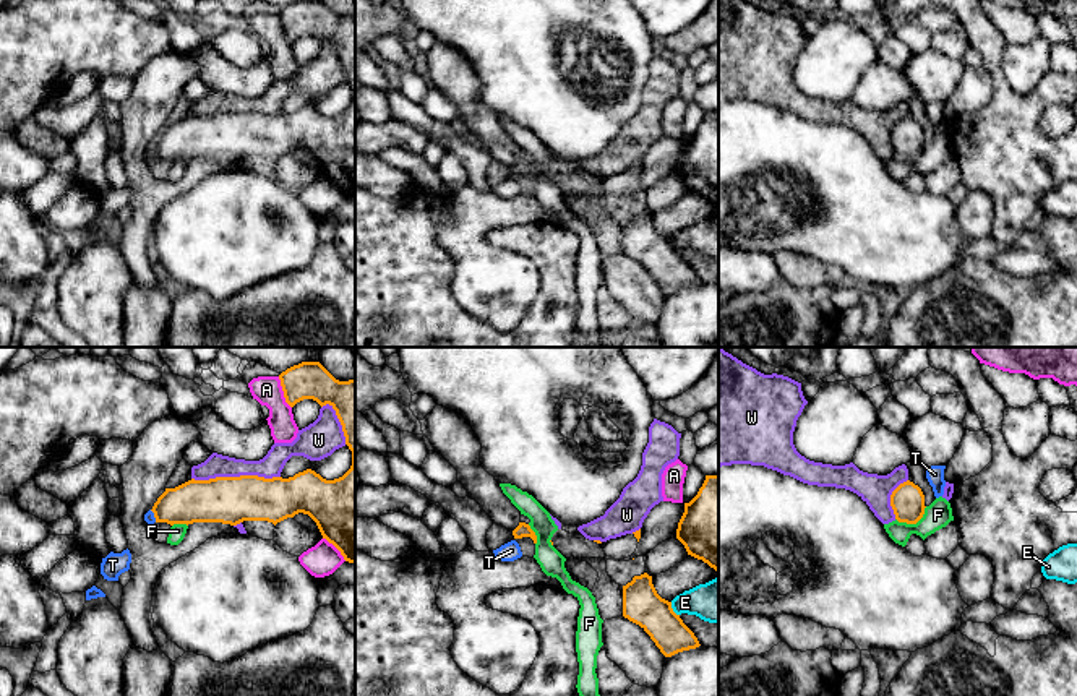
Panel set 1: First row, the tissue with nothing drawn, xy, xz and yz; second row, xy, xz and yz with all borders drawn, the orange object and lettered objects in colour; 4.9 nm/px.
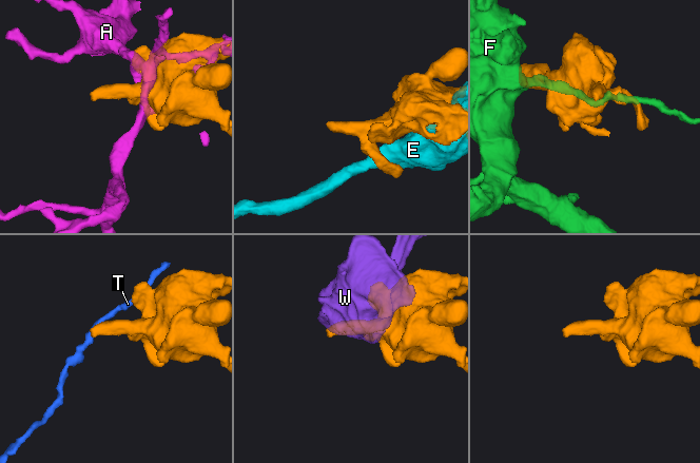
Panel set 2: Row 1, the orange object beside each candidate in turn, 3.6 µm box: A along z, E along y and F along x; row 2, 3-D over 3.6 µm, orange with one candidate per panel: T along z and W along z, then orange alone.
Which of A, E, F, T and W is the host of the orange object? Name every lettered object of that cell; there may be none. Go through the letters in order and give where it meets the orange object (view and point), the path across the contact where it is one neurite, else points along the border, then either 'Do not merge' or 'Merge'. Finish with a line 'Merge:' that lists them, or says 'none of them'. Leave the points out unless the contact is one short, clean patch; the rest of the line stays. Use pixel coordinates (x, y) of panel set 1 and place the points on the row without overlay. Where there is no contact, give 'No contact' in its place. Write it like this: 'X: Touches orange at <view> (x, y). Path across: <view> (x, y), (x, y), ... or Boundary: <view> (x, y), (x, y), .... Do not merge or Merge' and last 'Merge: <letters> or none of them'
A: Touches orange at xy (284, 30). Do not merge
E: Touches orange at xz (672, 245). Do not merge
F: Touches orange at yz (913, 159). Boundary: yz (926, 143), (915, 159), (899, 159), (896, 156). Do not merge
T: Touches orange at xy (154, 153). Boundary: xy (150, 146), (156, 158). Do not merge
W: Touches orange at xy (235, 114). Do not merge
Merge: none of them

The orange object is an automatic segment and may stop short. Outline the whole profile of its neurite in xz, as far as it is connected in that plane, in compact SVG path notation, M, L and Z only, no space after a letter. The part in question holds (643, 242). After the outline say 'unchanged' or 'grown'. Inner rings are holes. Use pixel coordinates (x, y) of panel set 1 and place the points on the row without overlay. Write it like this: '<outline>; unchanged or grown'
M647 209L634 213L631 219L623 222L623 253L639 261L665 294L701 282L694 269L683 260L680 251L673 248L672 238L657 230L652 213Z; unchanged

